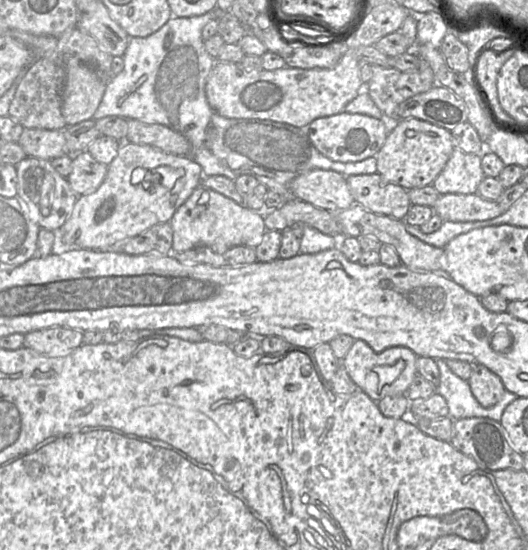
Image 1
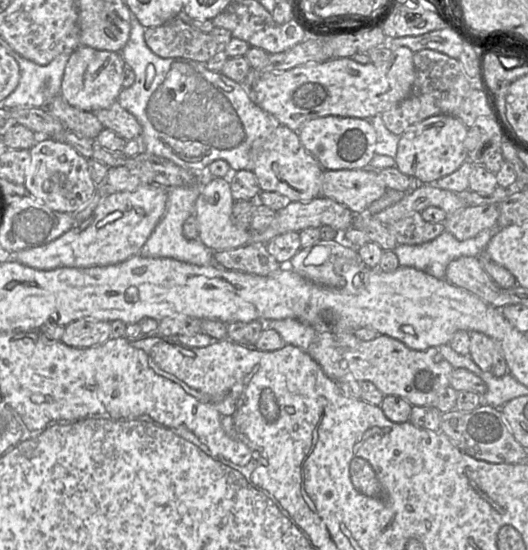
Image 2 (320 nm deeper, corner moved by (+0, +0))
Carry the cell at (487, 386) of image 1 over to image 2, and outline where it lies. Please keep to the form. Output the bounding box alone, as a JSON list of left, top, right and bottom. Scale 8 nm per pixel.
[470,332,508,377]

